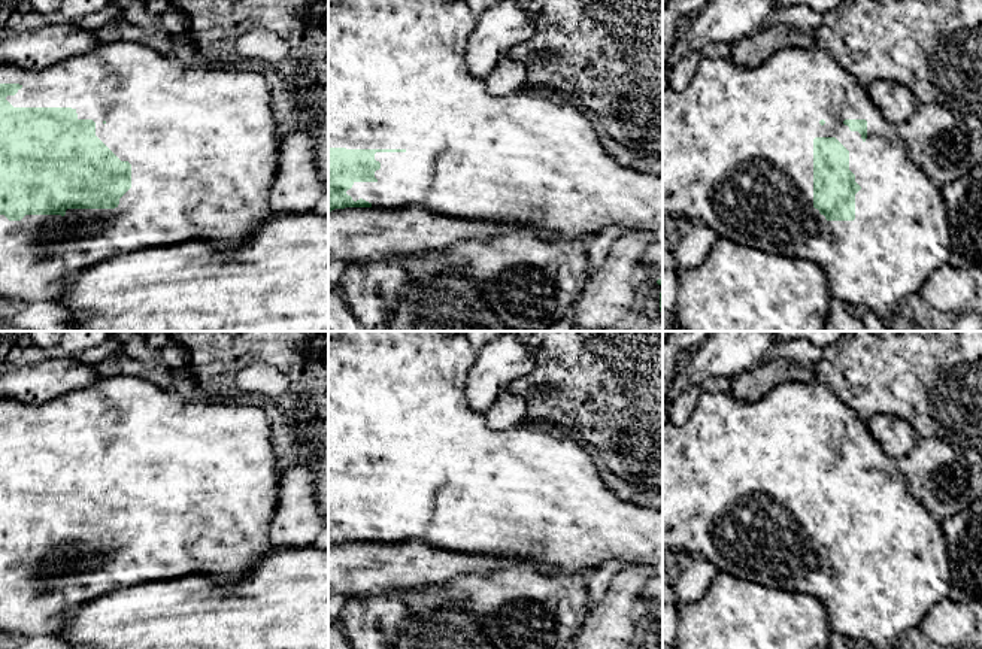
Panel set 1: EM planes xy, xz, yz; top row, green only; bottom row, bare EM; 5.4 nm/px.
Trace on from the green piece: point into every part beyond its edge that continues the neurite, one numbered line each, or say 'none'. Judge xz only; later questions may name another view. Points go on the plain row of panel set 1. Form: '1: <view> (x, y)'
1: xz (397, 411)

